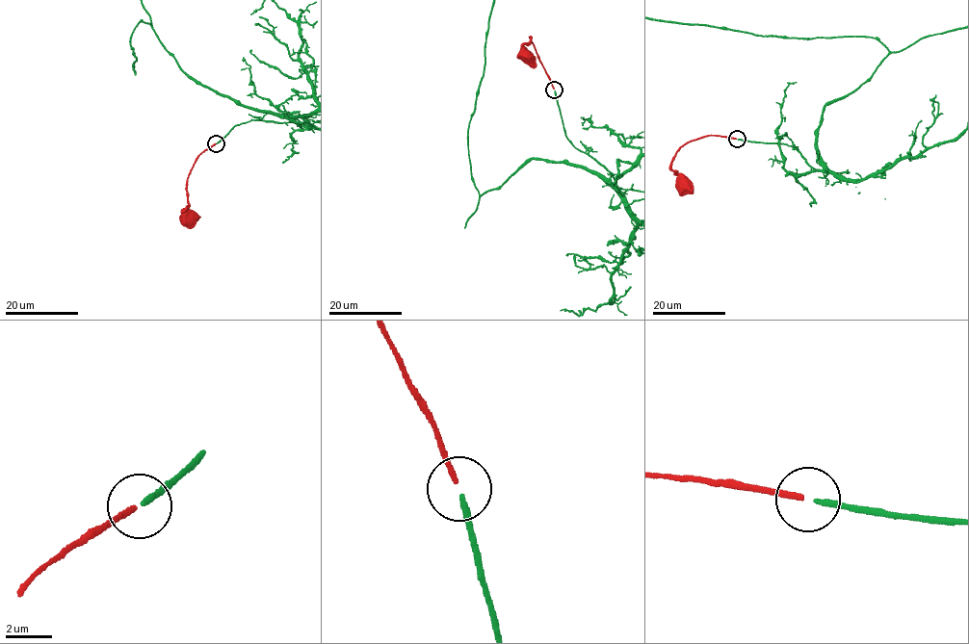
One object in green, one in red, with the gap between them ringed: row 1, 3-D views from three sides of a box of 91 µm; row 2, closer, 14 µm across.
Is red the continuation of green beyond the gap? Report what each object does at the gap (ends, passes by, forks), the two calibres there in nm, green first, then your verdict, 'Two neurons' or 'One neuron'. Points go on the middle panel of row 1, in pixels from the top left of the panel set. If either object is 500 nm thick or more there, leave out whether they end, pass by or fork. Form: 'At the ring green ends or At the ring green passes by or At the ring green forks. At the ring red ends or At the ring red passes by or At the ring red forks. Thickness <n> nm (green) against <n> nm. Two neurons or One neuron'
At the ring green ends. At the ring red ends. Thickness 240 nm (green) against 240 nm. One neuron

